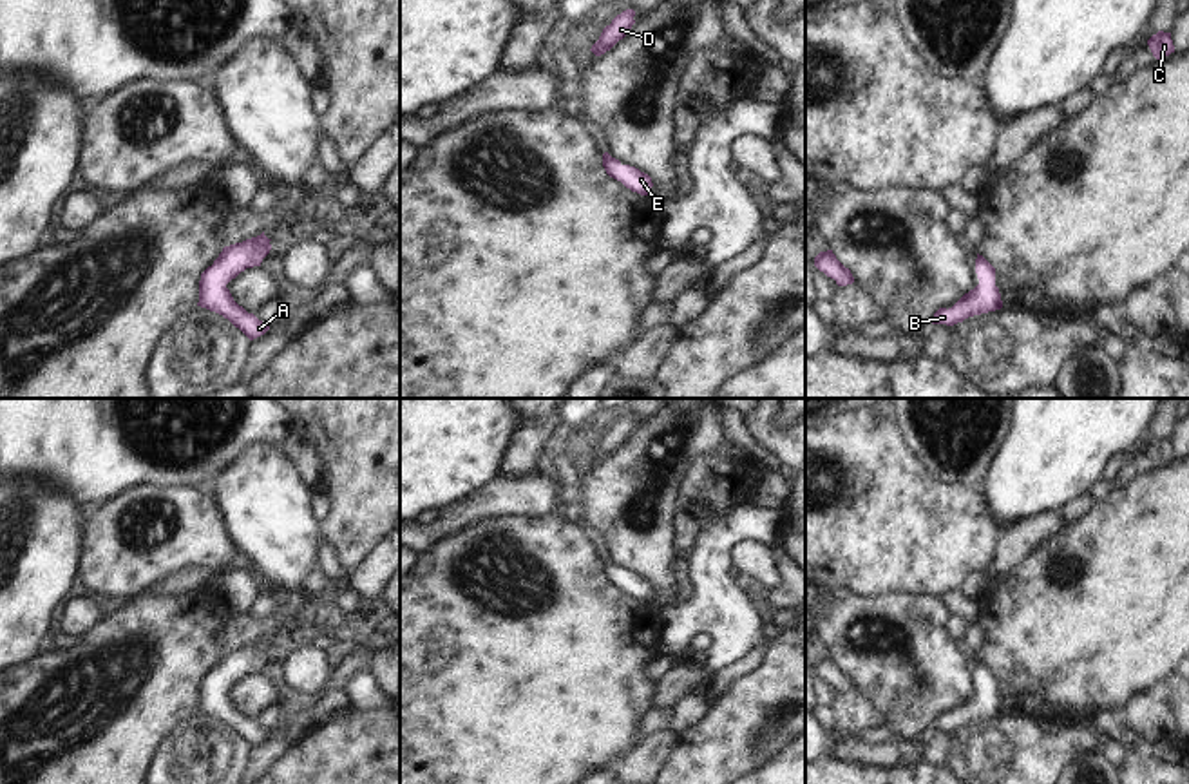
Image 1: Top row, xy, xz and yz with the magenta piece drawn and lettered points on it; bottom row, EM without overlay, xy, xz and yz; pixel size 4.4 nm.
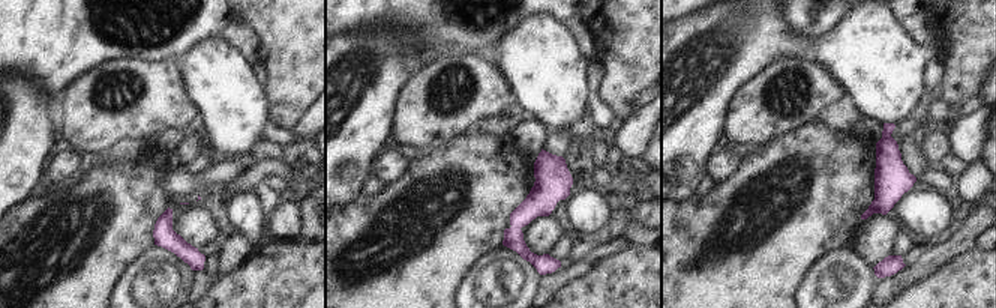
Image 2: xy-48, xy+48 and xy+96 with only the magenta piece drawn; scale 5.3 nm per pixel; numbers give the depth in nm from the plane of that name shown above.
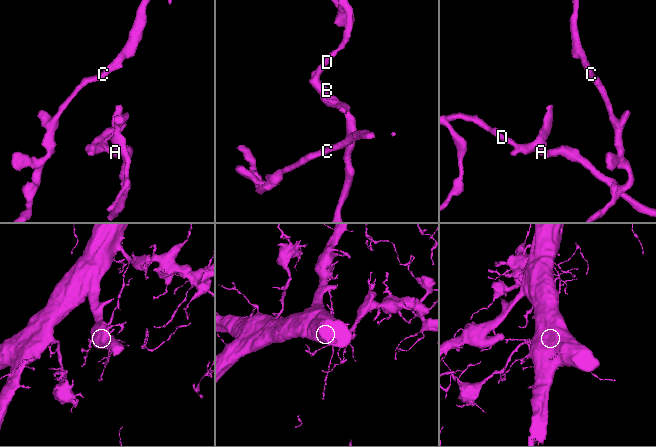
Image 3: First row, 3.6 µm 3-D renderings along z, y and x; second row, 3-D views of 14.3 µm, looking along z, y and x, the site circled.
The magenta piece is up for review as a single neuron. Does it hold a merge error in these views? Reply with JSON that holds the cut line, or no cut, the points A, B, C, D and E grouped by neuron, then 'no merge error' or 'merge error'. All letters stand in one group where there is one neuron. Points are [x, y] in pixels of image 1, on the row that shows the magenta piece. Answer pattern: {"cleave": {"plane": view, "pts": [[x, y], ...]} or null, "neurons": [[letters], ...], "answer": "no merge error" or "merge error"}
{"cleave": null, "neurons": [["A", "B", "C", "D", "E"]], "answer": "no merge error"}

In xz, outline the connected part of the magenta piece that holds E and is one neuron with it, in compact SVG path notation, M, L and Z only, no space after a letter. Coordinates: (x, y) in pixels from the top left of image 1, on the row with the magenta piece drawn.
M608 152L603 154L603 167L606 174L621 181L632 192L648 196L652 192L652 177L635 167L623 165L619 159L612 158Z

